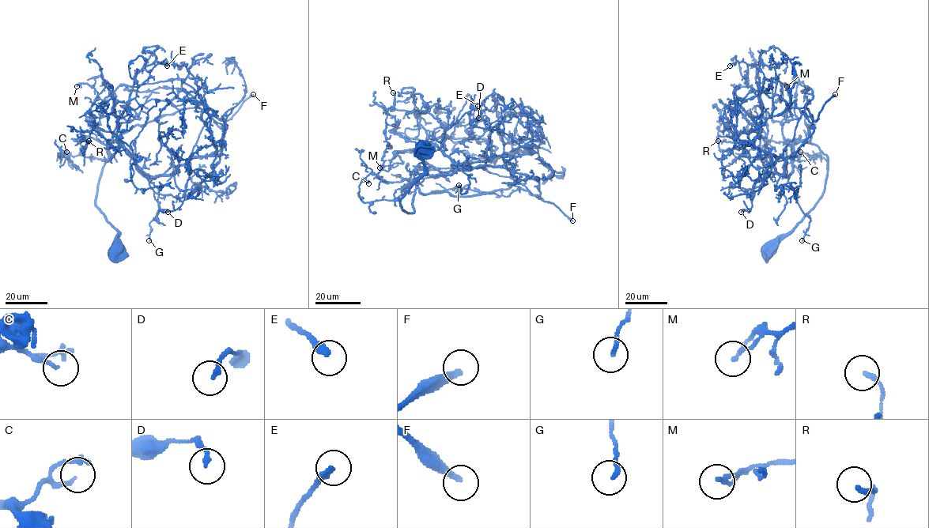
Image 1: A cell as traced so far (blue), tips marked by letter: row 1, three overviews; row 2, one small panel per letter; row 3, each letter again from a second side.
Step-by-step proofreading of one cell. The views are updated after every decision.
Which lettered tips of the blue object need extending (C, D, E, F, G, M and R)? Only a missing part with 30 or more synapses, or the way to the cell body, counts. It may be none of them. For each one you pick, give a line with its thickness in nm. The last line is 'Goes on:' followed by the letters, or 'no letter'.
E: 280 nm thick
F: 280 nm thick
Goes on: E, F

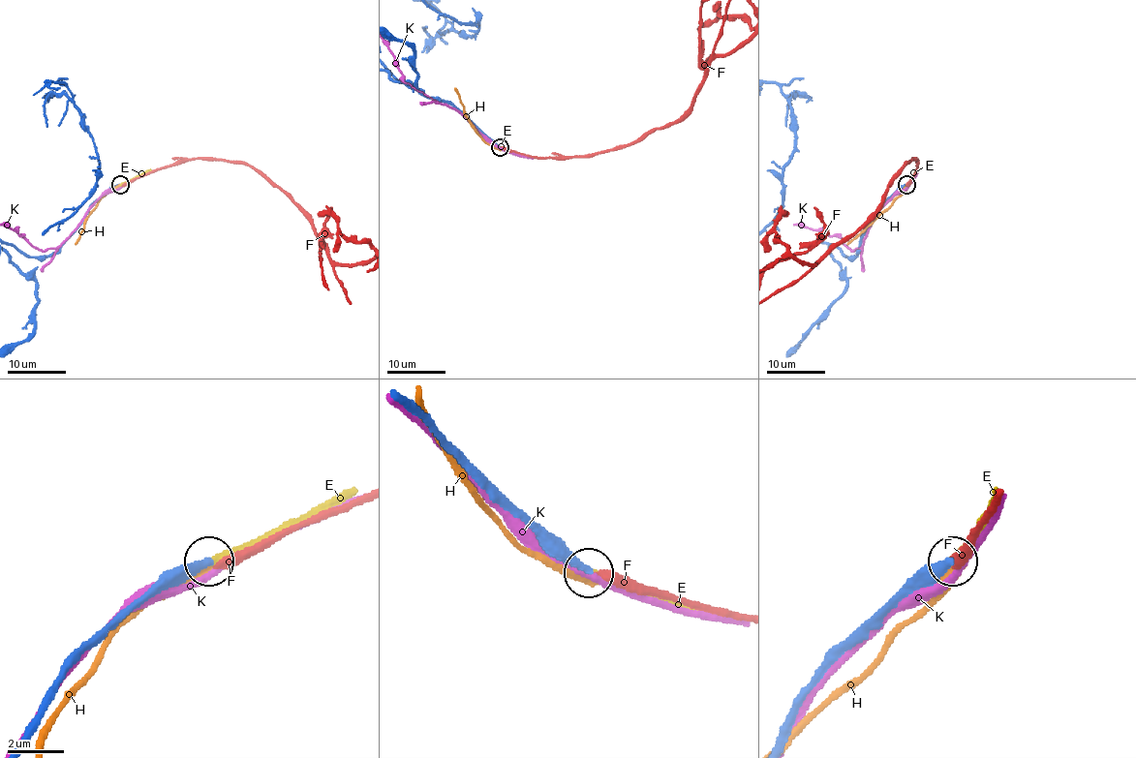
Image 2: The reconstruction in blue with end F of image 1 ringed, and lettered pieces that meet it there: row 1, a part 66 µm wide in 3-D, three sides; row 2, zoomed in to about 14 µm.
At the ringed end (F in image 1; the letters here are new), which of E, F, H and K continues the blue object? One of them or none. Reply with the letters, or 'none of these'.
E

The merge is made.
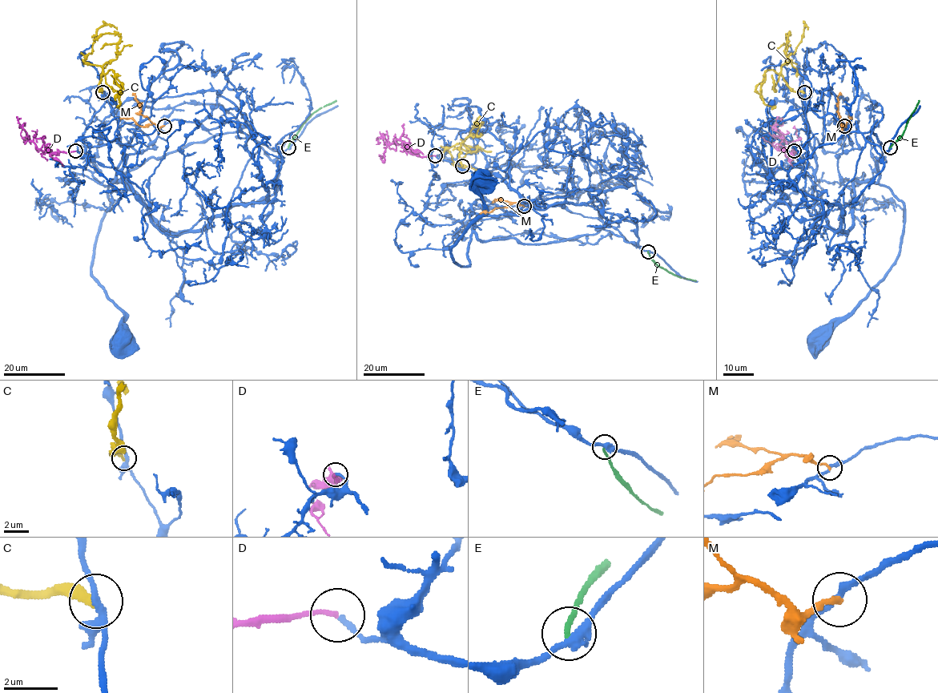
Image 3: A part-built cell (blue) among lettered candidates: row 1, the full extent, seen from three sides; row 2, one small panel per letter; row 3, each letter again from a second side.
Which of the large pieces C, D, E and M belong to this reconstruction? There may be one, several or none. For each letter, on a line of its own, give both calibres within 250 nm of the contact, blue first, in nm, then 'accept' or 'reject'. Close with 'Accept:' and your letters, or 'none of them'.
C: calibres 220 and 320 nm; reject
D: calibres 180 and 160 nm; reject
E: calibres 380 and 180 nm; reject
M: calibres 220 and 200 nm; reject
Accept: none of them

